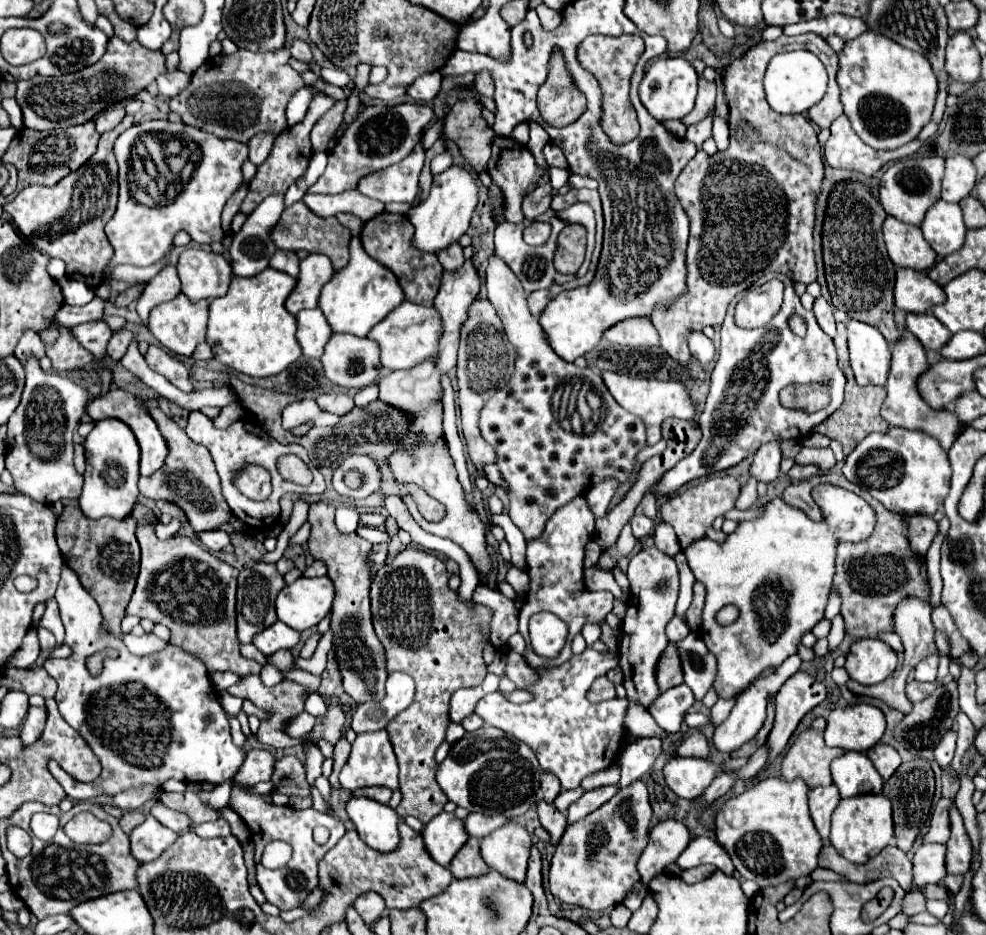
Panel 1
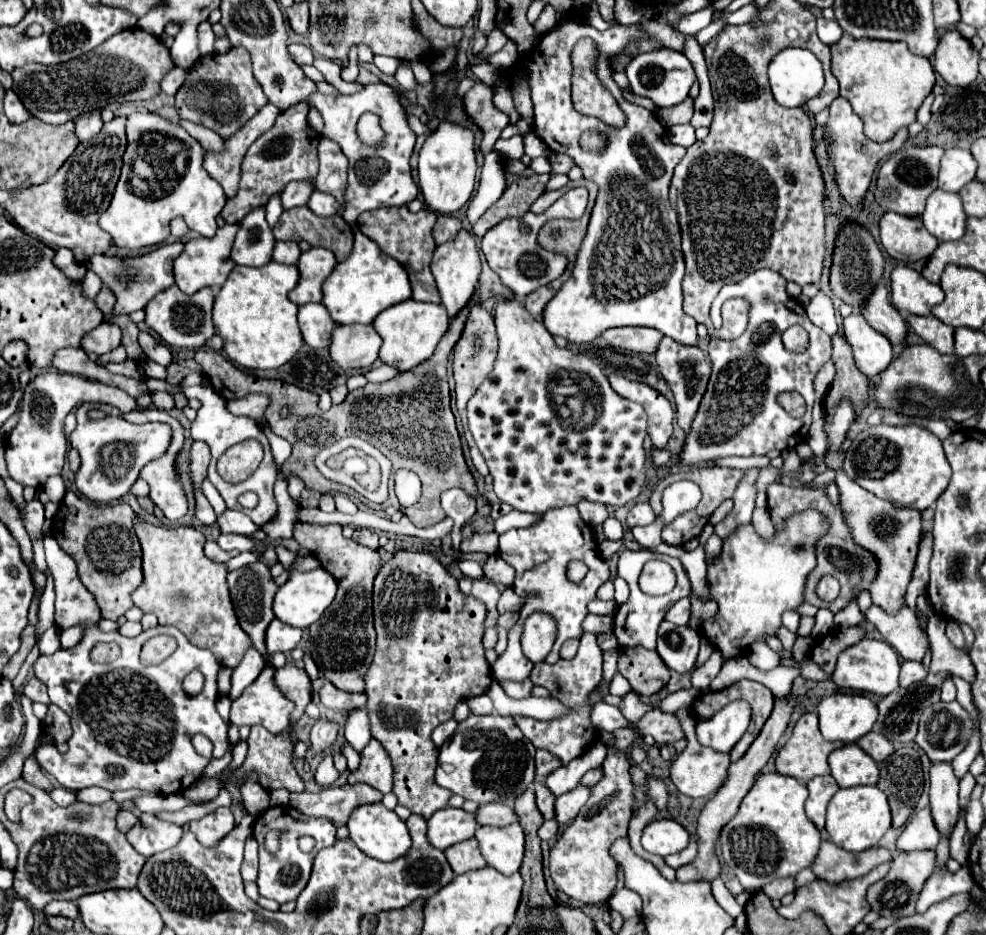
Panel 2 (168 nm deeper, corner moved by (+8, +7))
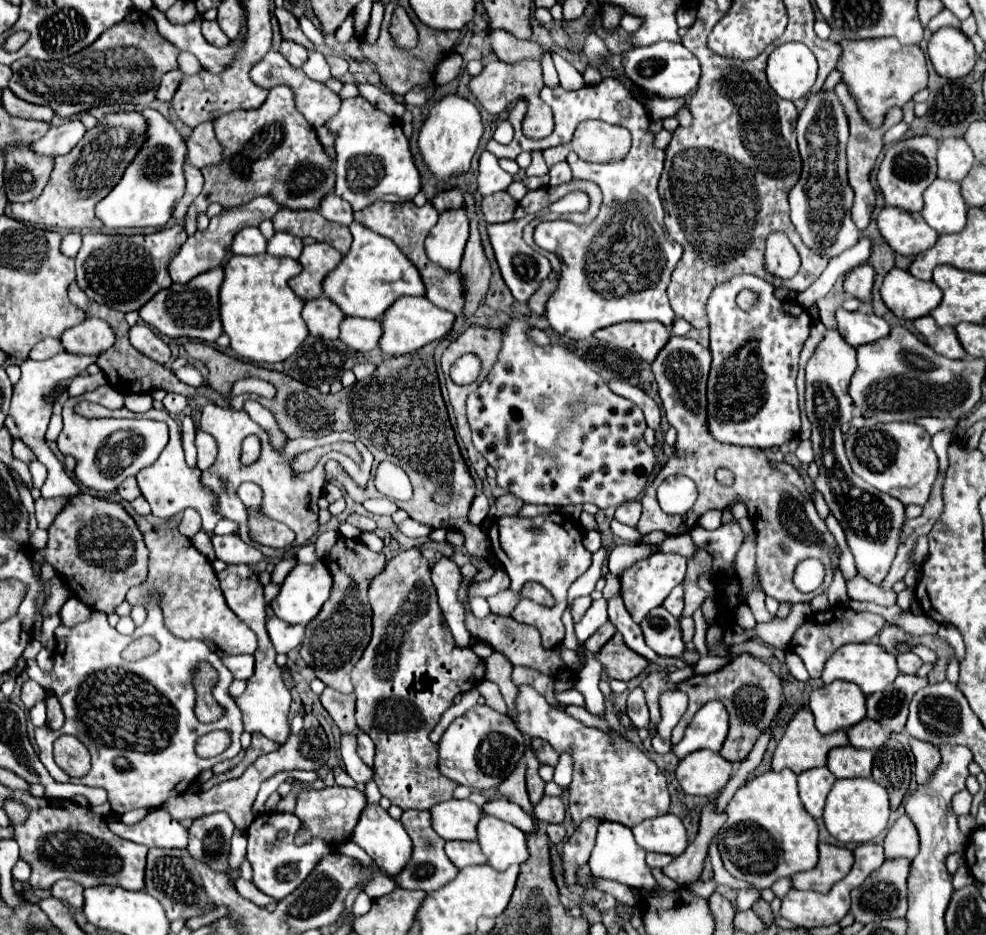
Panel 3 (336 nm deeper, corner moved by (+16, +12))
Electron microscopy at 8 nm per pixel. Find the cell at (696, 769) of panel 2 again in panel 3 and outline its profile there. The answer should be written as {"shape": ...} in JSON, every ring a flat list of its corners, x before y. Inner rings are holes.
{"shape":[[700,749,680,759,674,775,688,795,718,795,734,773,734,765,710,749]]}

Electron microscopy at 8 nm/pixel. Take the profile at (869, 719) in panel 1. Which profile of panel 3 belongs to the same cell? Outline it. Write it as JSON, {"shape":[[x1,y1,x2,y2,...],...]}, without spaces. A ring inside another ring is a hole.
{"shape":[[834,681,810,695,810,709,814,713,816,729,820,733,834,733,850,729,866,717,866,695,848,681]]}

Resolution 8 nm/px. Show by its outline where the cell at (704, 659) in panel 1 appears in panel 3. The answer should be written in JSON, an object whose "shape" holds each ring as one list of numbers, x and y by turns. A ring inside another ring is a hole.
{"shape":[[664,607,652,609,640,627,644,631,646,645,660,657,680,657,686,651,680,621]]}

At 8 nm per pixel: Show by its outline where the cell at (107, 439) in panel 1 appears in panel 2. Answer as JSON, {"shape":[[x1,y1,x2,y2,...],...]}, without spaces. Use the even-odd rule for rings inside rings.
{"shape":[[80,404,76,408,78,426,68,436,70,446,76,448,82,458,82,466,76,472,76,486,88,500,98,504,110,504,128,494,132,484,138,480,140,470,148,462,164,456,172,442,172,428,168,424,132,424,120,418,120,414,122,412,118,408,108,404],[92,408,106,410,110,416,104,420,90,420,88,410]]}

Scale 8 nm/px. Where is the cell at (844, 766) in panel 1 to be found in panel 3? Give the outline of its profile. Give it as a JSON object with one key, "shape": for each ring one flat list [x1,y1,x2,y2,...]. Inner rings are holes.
{"shape":[[852,745,834,747,828,751,826,765,836,779,848,777,870,777,872,771,872,753,866,749,856,749]]}

